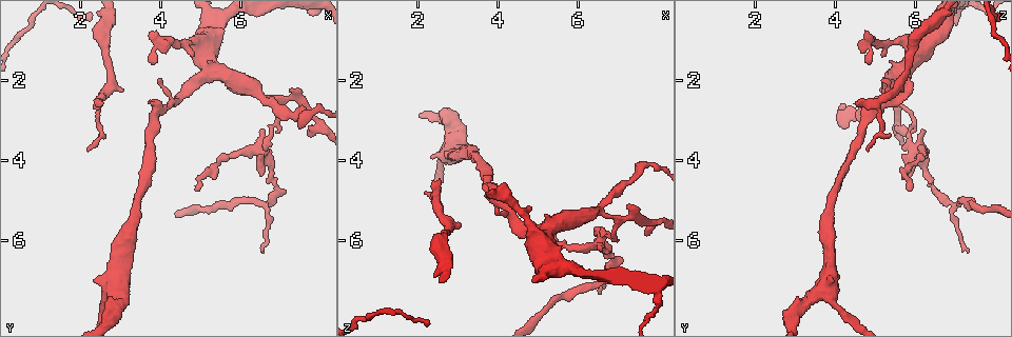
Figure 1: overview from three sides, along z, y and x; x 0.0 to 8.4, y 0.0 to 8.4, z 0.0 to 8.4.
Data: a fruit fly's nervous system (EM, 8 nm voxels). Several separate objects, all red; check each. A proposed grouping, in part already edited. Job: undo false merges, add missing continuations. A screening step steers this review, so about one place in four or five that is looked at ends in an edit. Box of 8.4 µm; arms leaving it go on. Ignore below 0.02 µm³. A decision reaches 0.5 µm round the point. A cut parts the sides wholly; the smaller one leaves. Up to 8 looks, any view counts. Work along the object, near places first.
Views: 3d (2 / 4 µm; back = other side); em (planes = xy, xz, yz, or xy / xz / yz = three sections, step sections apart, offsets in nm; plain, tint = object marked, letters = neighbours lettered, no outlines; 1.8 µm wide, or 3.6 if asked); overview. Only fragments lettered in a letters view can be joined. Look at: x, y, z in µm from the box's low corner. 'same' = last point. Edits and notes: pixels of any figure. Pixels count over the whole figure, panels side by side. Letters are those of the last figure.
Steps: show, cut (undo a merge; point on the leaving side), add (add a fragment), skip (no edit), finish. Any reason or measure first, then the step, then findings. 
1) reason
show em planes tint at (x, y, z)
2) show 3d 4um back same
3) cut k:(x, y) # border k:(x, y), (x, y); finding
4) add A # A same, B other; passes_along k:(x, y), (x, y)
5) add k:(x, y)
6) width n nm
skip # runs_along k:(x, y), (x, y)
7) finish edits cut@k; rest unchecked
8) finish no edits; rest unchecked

tapers out
show em planes letters at (7.75, 3.30, 5.90)

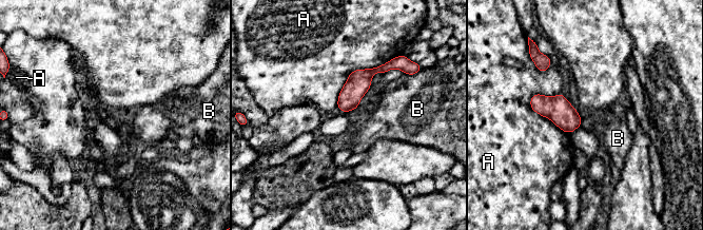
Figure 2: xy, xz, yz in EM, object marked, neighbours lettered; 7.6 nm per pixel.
skip # A other, B other; border 2:(393, 57), (355, 69), (336, 107); no lettered fragment goes on from it

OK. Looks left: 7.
thin end
show em planes letters at (4.90, 4.75, 5.90)

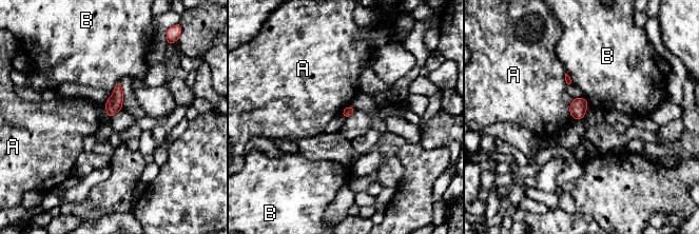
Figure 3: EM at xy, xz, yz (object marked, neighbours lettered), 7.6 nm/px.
skip # A other, B other; border 3:(573, 98), (569, 104), (571, 118); no lettered fragment goes on from it

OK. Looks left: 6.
tapers out
show 3d 4um back at (3.95, 1.55, 4.75)

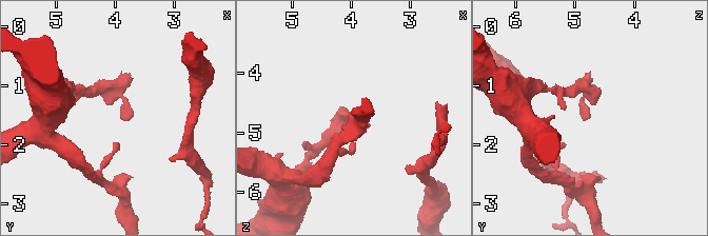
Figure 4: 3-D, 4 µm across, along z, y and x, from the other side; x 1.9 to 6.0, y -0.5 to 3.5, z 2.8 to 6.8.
shape alone is not enough
show em planes letters at (3.95, 1.55, 4.75)

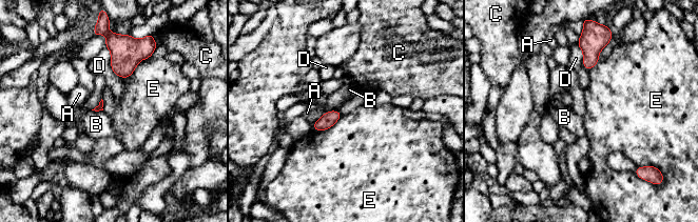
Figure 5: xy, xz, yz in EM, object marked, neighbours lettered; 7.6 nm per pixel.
skip # A other, B other, C other, D other, E other; border 5:(150, 56), (121, 78); none of them fits

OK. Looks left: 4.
finish no edits; rest unchecked

